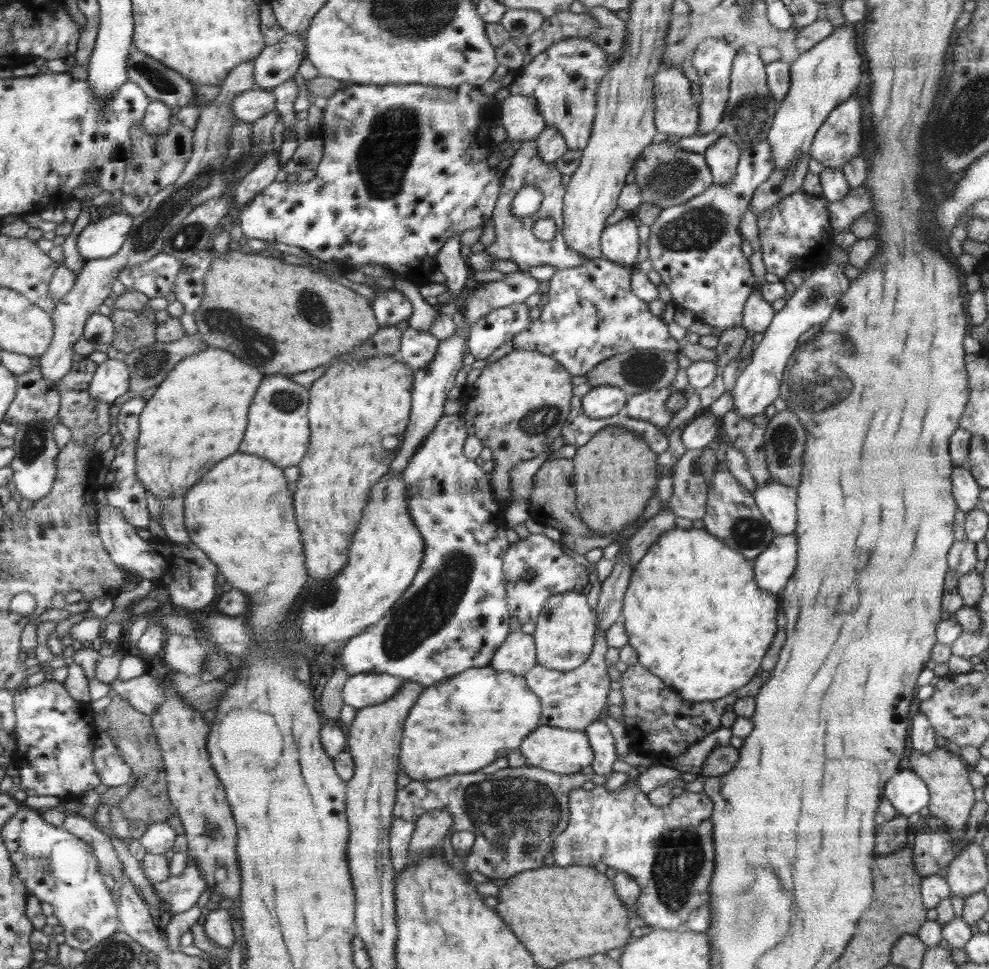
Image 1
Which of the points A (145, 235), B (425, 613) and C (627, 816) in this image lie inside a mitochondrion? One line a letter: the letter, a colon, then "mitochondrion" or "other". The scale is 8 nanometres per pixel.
A: mitochondrion
B: mitochondrion
C: other

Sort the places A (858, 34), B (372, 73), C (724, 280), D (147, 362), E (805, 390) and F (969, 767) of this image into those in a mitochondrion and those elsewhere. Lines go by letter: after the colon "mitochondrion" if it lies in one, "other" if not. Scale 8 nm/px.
A: other
B: other
C: other
D: mitochondrion
E: mitochondrion
F: other

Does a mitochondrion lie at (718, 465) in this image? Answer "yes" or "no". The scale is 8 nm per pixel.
no

